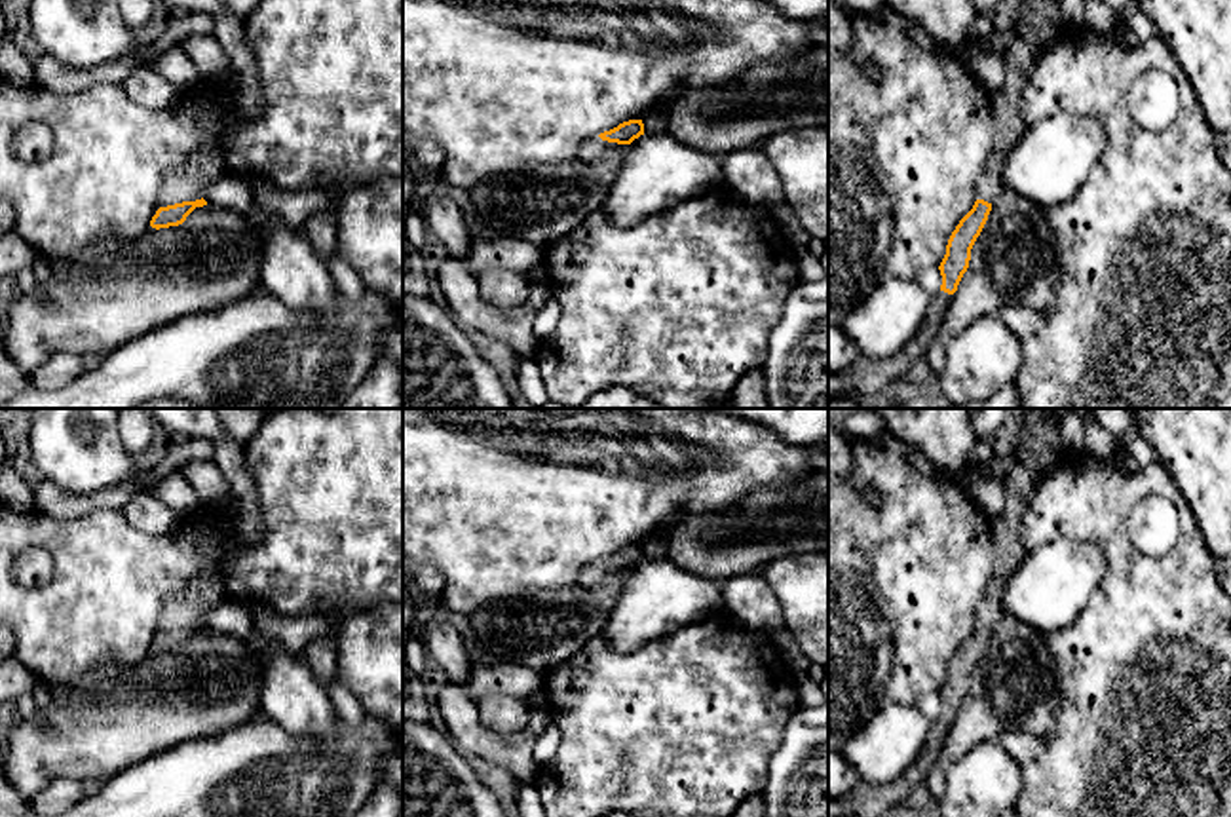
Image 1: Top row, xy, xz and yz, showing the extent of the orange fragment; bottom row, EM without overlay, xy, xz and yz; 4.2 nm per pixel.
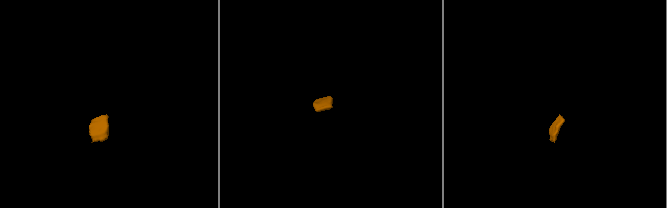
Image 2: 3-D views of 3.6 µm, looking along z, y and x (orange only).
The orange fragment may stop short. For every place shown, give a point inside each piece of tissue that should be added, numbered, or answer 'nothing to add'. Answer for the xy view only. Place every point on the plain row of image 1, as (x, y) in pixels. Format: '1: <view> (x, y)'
1: xy (187, 608)

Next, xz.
1: xz (593, 572)

